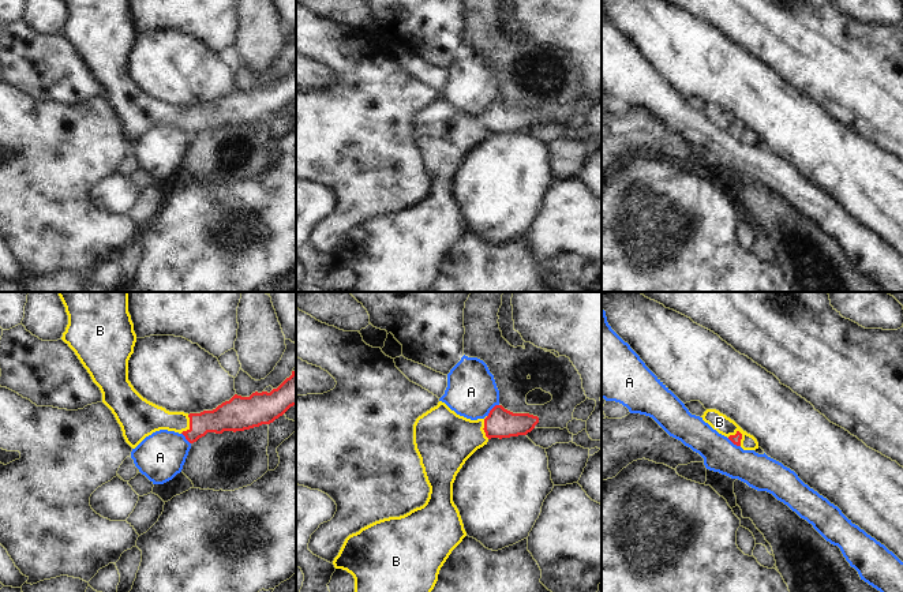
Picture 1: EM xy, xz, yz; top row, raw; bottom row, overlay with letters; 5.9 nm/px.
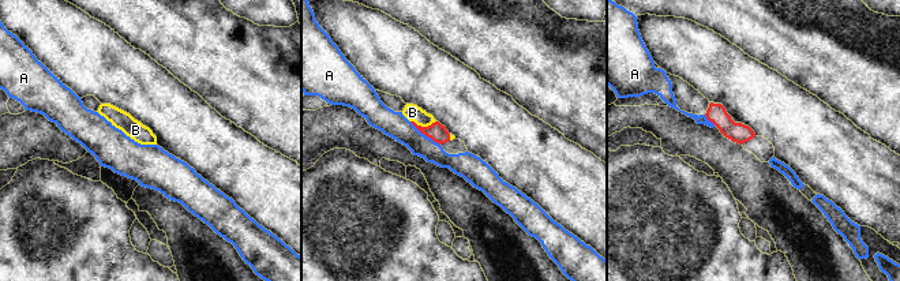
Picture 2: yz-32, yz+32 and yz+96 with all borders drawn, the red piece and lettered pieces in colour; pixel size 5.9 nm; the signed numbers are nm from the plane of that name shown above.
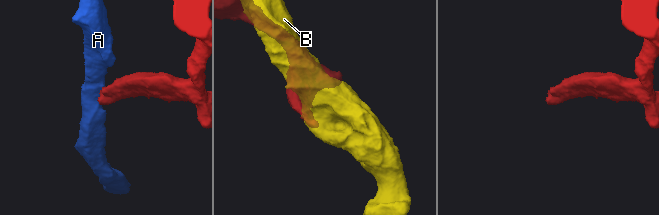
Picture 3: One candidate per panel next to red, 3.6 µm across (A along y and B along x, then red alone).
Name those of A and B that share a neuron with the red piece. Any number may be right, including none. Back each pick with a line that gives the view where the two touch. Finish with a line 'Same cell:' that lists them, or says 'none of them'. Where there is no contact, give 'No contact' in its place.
B: Touches red in yz
Same cell: B

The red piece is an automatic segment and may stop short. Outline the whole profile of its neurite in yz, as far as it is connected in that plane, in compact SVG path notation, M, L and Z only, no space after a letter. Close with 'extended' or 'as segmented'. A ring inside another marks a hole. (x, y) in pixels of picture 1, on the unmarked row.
M707 104L701 112L713 124L727 131L734 139L741 140L743 145L758 143L758 136L753 130L743 125L734 115L719 105Z; extended

